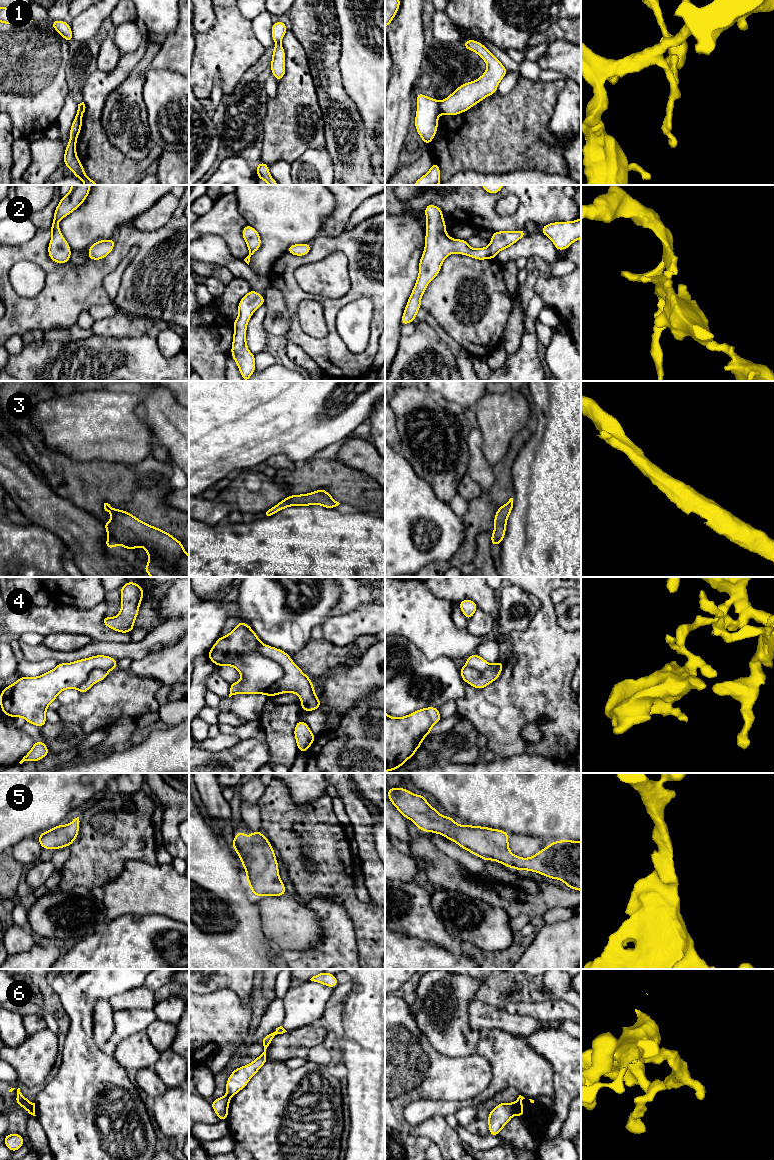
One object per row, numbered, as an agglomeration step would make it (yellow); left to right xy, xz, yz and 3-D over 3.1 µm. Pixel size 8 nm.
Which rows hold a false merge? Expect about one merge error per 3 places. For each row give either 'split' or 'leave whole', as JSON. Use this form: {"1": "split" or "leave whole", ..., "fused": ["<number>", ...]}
{"1": "split", "2": "leave whole", "3": "leave whole", "4": "split", "5": "leave whole", "6": "split", "fused": ["1", "4", "6"]}

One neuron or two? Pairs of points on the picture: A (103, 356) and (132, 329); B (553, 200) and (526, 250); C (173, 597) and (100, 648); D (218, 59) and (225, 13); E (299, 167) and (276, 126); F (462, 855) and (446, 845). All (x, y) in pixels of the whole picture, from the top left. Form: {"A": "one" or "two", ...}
{"A": "two", "B": "two", "C": "two", "D": "one", "E": "two", "F": "one"}

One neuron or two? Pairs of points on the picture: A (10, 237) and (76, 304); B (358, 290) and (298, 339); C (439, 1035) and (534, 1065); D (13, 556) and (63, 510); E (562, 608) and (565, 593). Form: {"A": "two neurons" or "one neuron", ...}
{"A": "two neurons", "B": "one neuron", "C": "one neuron", "D": "two neurons", "E": "two neurons"}

